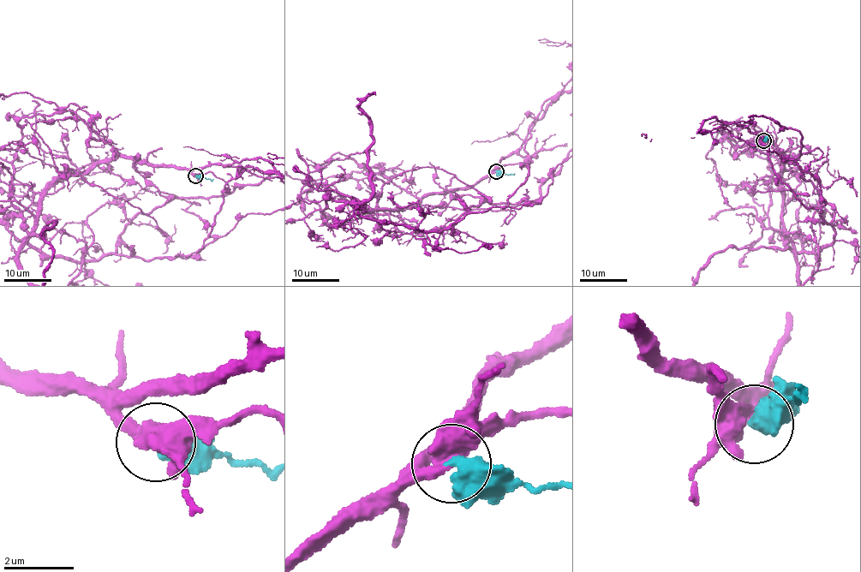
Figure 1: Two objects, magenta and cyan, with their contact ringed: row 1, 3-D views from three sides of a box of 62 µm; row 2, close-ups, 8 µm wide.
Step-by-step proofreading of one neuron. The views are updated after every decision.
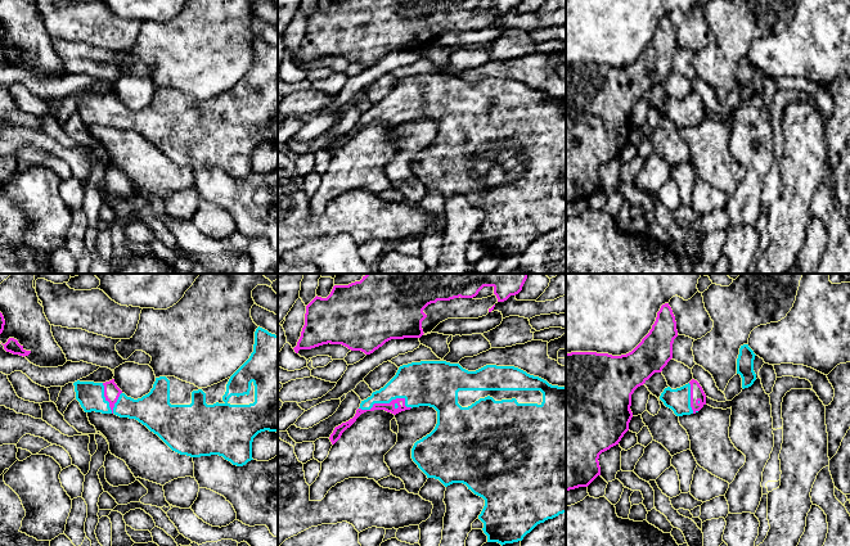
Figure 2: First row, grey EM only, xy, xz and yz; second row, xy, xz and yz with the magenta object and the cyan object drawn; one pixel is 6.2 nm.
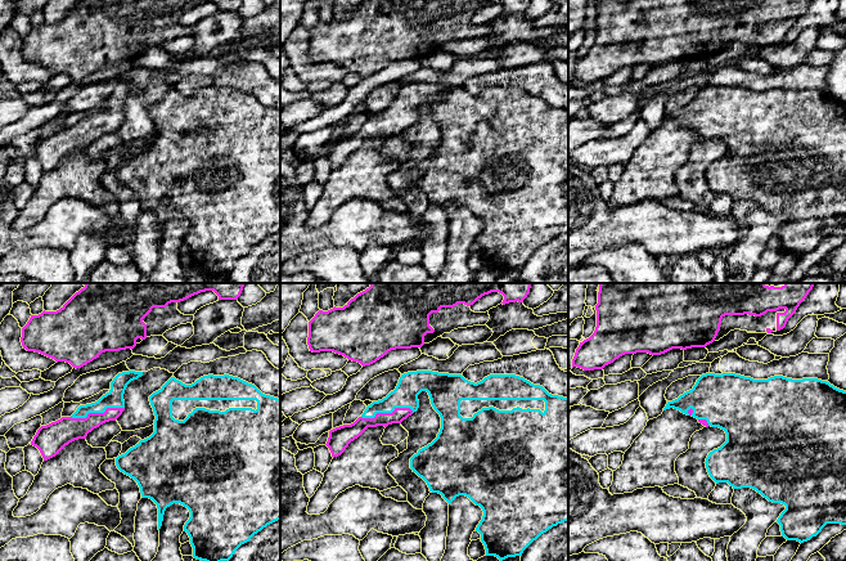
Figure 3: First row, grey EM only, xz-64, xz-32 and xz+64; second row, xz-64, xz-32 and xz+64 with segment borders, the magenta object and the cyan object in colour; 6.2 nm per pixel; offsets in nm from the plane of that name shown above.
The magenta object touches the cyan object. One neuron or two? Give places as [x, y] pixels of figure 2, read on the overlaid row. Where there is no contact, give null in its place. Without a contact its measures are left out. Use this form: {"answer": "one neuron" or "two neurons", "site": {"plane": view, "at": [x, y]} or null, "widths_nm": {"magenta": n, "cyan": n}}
{"answer": "one neuron", "site": {"plane": "xz", "at": [387, 404]}, "widths_nm": {"magenta": 60, "cyan": 280}}

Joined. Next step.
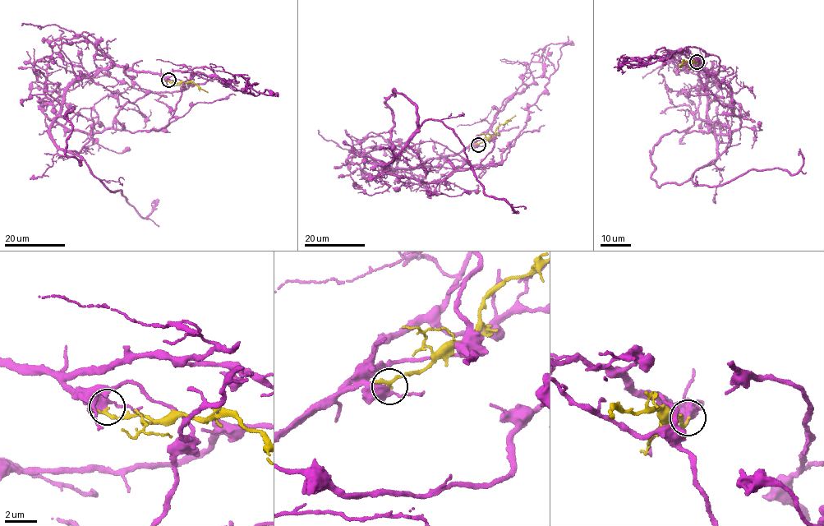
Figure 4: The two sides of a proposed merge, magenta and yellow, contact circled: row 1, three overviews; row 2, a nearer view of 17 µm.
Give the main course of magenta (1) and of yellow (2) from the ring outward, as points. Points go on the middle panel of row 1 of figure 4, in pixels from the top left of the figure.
1: (479, 145), (407, 168), (384, 167), (425, 121), (441, 122), (463, 147), (484, 193), (518, 211)
2: (479, 145), (515, 114)

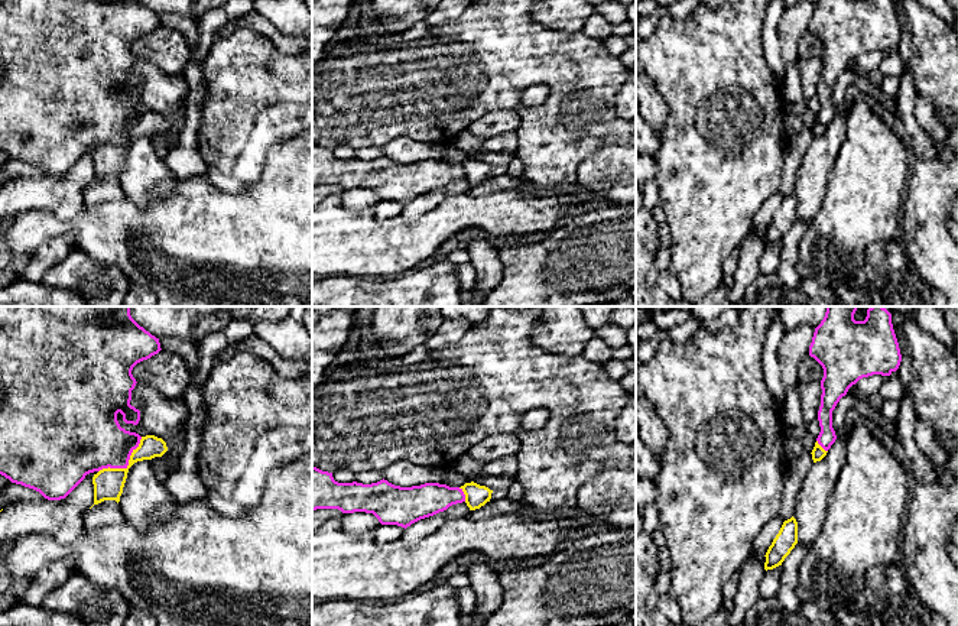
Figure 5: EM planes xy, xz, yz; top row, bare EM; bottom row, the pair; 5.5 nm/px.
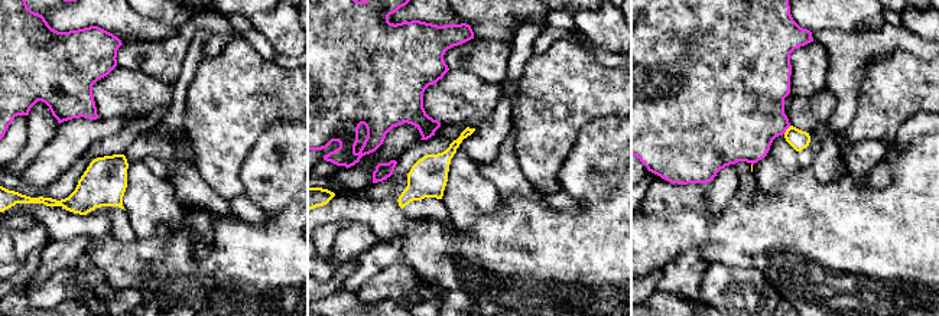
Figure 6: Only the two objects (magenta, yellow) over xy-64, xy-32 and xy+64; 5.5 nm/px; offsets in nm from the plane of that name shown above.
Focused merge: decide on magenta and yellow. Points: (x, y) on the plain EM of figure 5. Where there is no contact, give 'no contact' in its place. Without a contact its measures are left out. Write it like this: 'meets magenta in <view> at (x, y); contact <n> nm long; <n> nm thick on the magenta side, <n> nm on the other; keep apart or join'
meets magenta in xy at (126, 142); contact 320 nm long; 360 nm thick on the magenta side, 170 nm on the other; keep apart

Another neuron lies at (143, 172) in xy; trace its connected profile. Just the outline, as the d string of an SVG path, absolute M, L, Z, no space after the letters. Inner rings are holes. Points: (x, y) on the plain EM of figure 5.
M143 136L129 145L118 181L126 197L143 210L150 204L153 192L171 194L176 176L159 156L157 147Z

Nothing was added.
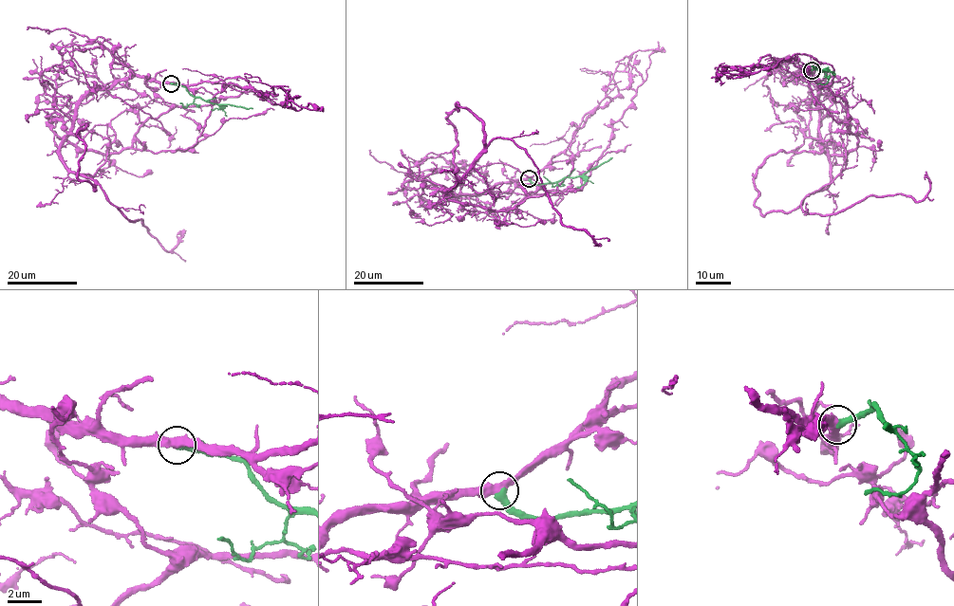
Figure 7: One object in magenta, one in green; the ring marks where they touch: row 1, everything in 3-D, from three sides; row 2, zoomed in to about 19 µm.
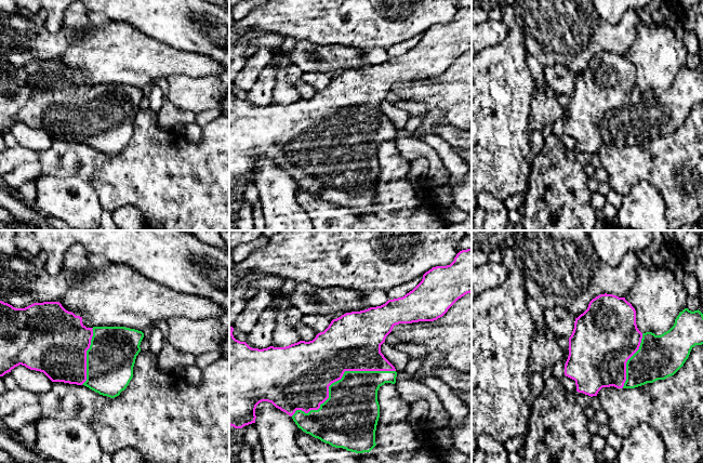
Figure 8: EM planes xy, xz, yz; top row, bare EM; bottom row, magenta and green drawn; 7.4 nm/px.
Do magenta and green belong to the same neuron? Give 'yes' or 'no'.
yes

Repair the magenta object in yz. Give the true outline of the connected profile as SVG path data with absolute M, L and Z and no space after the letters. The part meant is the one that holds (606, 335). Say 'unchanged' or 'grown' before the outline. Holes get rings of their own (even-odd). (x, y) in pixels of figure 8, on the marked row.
grown; M600 294L575 318L569 338L569 356L565 375L574 380L576 392L597 396L602 387L635 388L674 375L695 345L703 344L703 314L685 308L674 326L661 335L641 333L636 325L636 310L625 297Z

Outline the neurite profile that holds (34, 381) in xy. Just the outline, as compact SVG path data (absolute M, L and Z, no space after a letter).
M17 366L10 372L17 383L17 387L36 394L43 394L51 389L53 382L43 373L30 370L25 366Z

